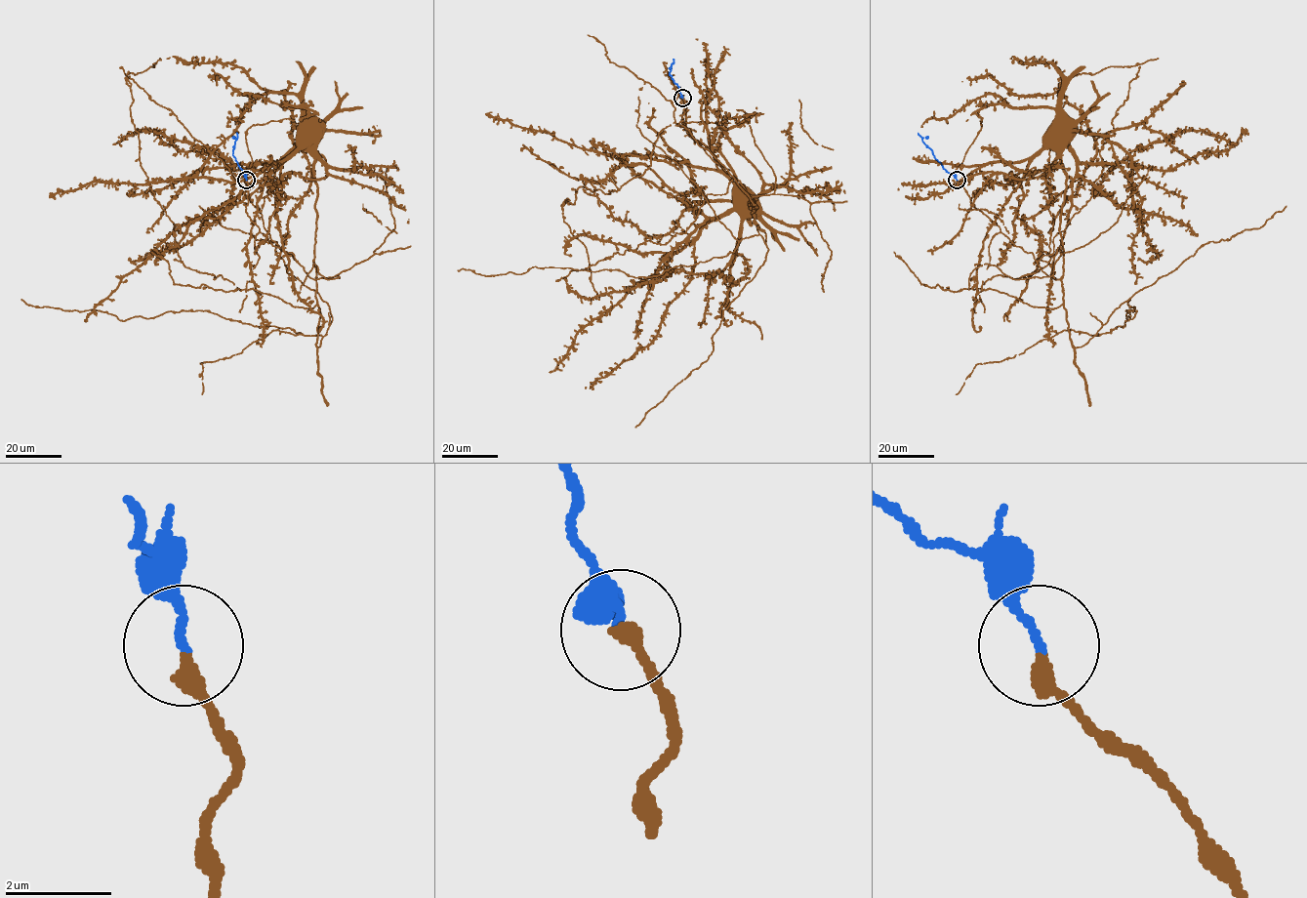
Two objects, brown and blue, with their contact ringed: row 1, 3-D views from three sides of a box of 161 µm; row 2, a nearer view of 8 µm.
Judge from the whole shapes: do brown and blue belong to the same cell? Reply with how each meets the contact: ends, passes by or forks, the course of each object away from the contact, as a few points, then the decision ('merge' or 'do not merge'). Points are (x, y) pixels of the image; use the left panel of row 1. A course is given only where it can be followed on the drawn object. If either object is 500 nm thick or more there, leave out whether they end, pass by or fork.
brown ends | blue ends | brown via (246, 180), (250, 219), (315, 279), (317, 183), (313, 142), (304, 134) | blue via (246, 180), (232, 155), (236, 133) | merge

